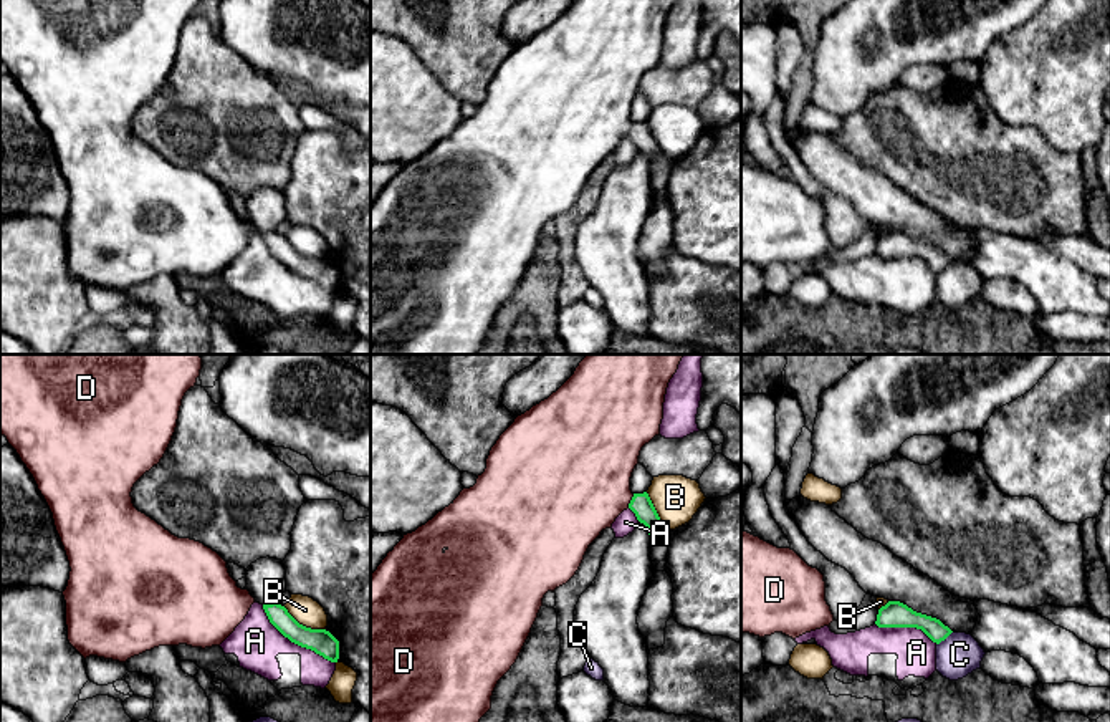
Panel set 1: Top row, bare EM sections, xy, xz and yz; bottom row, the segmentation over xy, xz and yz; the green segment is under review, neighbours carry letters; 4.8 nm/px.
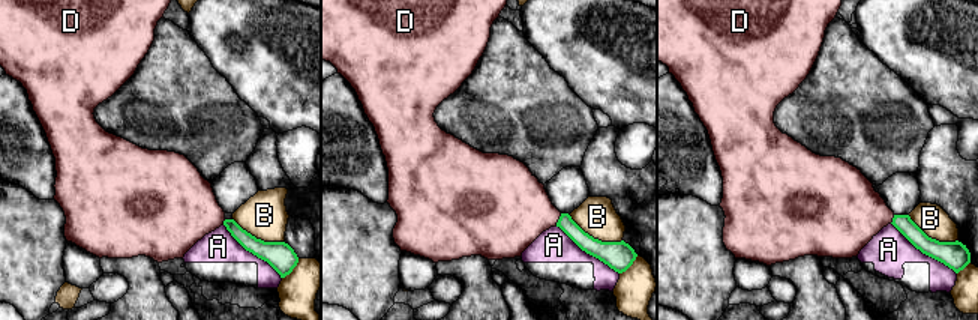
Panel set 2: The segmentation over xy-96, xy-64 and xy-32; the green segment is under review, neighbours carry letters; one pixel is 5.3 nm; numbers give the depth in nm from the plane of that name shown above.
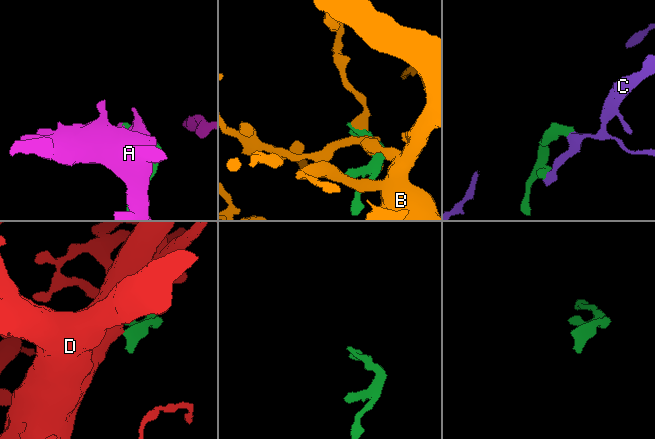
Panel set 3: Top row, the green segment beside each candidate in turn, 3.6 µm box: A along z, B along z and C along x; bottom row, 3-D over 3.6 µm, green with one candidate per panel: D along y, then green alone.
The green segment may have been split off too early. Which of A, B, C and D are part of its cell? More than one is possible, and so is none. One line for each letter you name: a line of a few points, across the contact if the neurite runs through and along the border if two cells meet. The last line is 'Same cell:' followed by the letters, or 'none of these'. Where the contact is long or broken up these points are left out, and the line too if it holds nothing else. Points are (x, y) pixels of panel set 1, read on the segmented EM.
D: Line: xz (641, 504), (631, 500), (601, 492), (583, 482)
Same cell: D

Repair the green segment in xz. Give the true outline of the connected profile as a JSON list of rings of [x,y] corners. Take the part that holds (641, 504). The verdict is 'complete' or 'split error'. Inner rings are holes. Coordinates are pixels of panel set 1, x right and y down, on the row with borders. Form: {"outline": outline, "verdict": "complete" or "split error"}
{"outline": [[[587,354],[574,374],[548,399],[533,406],[500,436],[486,459],[486,469],[476,484],[463,489],[442,512],[415,532],[404,535],[392,551],[371,575],[371,722],[480,722],[491,709],[491,696],[498,681],[516,662],[548,591],[566,585],[579,570],[589,545],[610,528],[615,518],[630,508],[648,530],[650,542],[660,517],[647,492],[634,493],[630,477],[639,464],[640,450],[660,434],[663,402],[670,379],[683,354]]], "verdict": "split error"}

